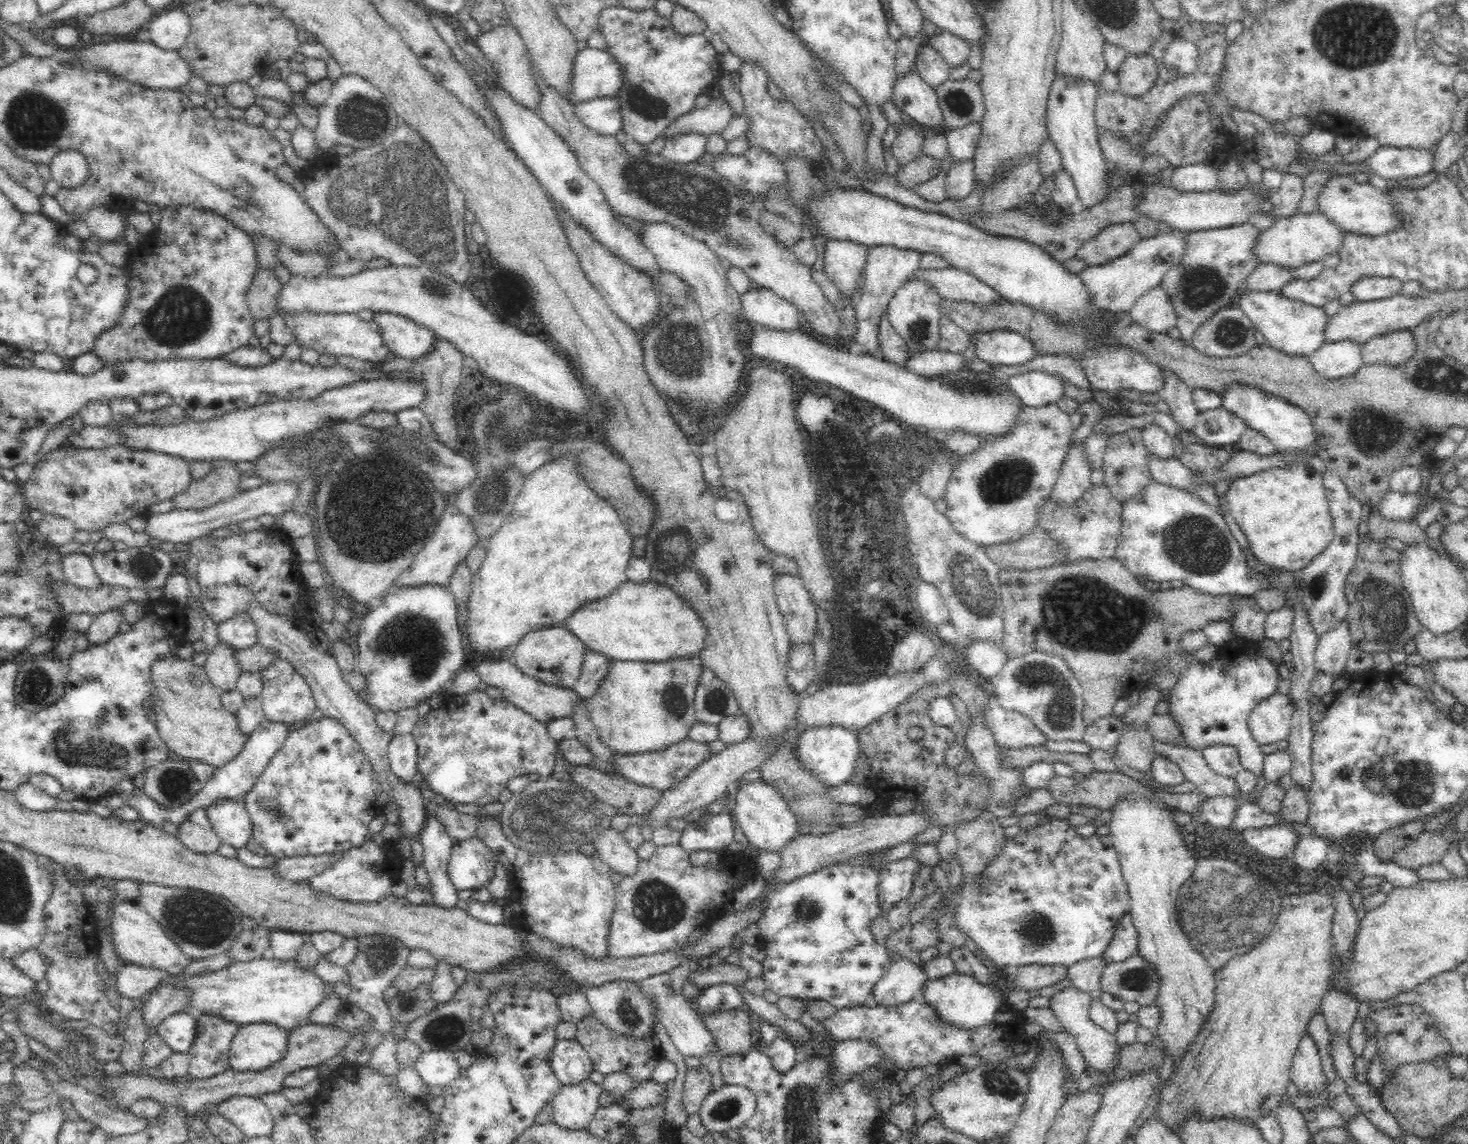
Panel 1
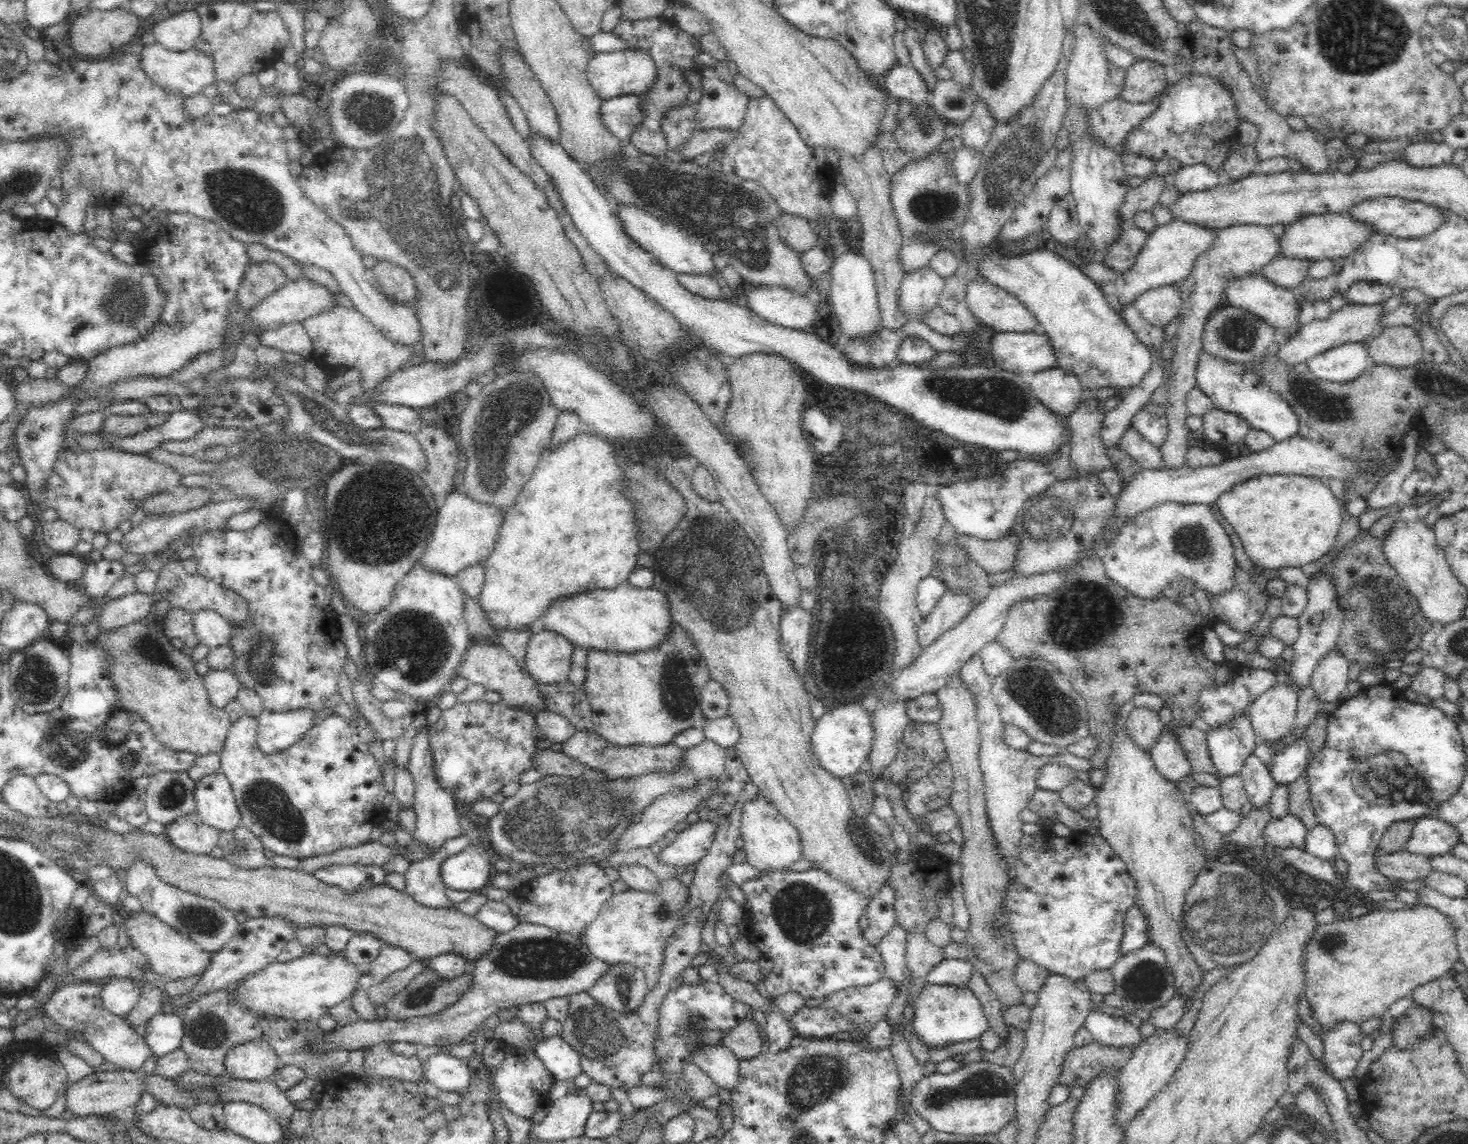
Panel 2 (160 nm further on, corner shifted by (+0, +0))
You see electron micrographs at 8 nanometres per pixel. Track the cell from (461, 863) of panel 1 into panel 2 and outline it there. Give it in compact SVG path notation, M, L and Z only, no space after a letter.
M459 848L450 851L450 856L442 860L440 877L446 888L476 893L488 886L495 874L493 863L483 848Z

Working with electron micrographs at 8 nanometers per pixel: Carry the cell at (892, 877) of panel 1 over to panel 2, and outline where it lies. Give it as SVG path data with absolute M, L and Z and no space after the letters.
M890 880L875 894L867 904L867 926L860 930L864 941L879 950L879 942L894 927L894 891L890 887Z

